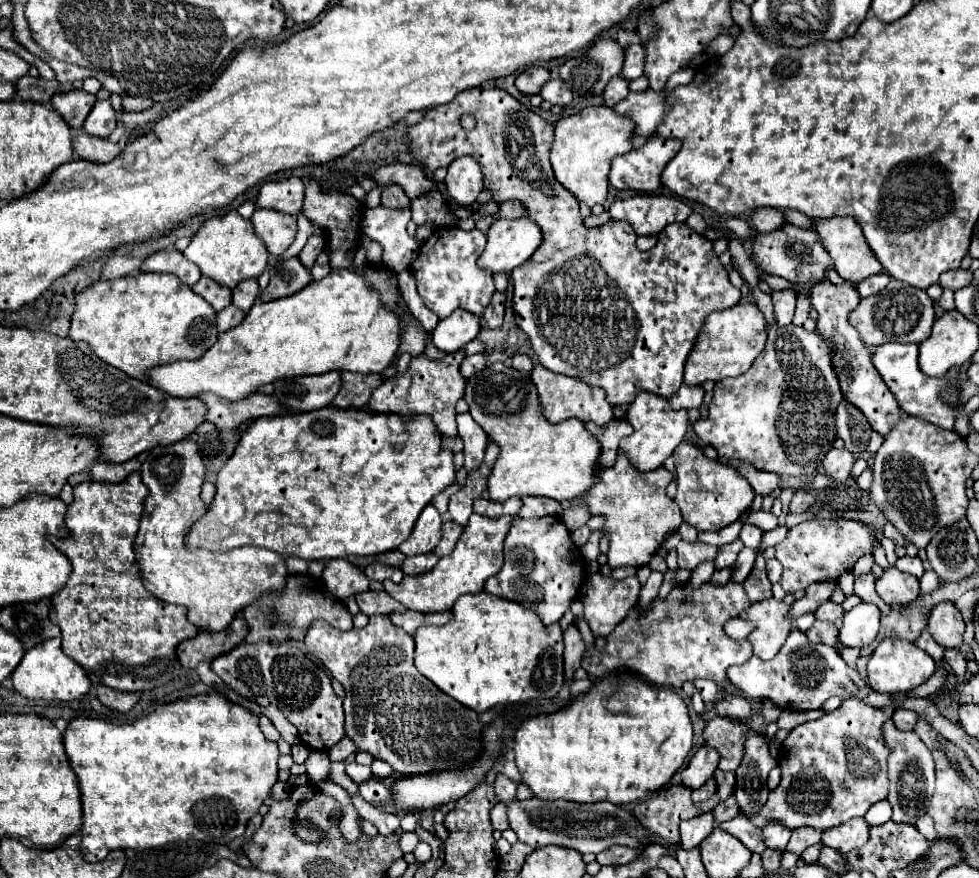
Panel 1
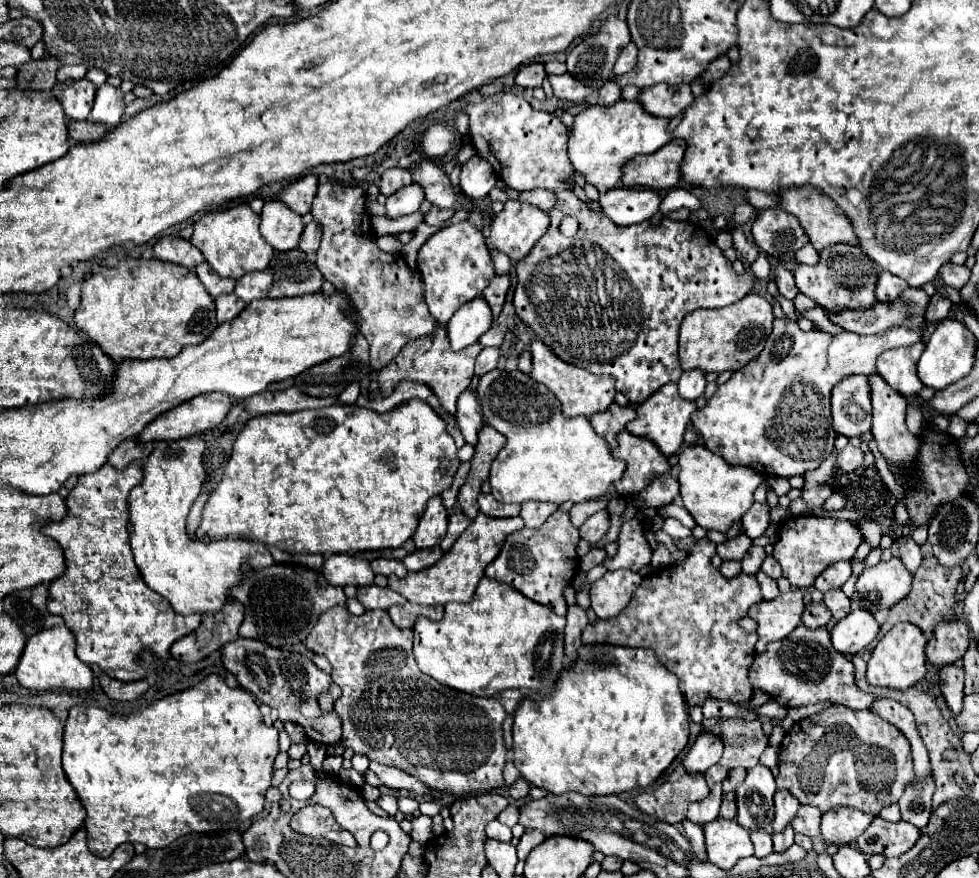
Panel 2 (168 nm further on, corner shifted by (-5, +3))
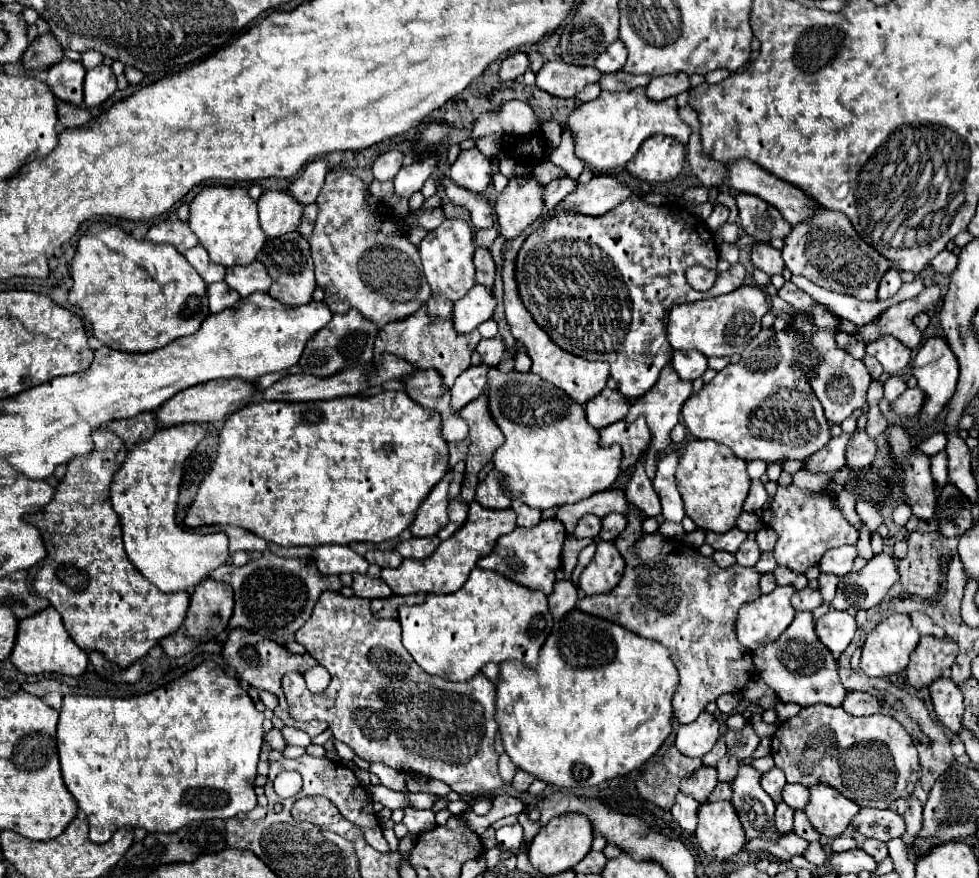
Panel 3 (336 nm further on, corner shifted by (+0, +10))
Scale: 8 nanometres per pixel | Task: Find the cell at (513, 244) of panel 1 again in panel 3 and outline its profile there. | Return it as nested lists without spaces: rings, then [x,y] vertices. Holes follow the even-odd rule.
[[[514,177],[494,203],[496,221],[504,239],[518,237],[544,213],[544,185],[534,177]]]

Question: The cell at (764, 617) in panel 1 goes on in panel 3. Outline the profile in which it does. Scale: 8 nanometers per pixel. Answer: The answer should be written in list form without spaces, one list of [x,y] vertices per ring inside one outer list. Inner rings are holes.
[[[776,587],[772,593],[744,605],[736,615],[736,637],[748,651],[776,641],[792,623],[796,611],[790,597],[794,587]]]

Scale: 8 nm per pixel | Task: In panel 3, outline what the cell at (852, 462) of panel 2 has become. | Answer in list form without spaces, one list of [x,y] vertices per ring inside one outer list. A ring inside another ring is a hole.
[[[864,431],[856,433],[848,443],[848,451],[846,451],[848,465],[852,465],[854,469],[862,469],[862,467],[868,467],[874,461],[874,457],[876,457],[874,439],[870,439],[870,435]]]

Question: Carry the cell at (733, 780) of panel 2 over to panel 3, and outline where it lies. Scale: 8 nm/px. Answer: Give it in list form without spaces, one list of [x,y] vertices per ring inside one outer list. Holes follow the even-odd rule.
[[[726,753],[718,761],[718,765],[716,765],[716,769],[718,769],[718,781],[732,783],[736,779],[736,775],[738,775],[738,767],[740,767],[740,761],[732,753]]]

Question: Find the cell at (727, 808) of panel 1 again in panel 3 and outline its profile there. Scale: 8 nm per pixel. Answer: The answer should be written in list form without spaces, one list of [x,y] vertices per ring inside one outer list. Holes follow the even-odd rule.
[[[718,783],[716,787],[714,787],[714,793],[710,793],[708,795],[708,801],[720,801],[720,799],[732,799],[732,787],[730,787],[730,783]]]

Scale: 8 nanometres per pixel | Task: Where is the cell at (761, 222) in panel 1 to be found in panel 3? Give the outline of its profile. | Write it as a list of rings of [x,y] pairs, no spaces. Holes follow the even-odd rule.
[[[714,205],[714,211],[712,211],[712,215],[706,219],[706,223],[708,223],[708,229],[712,231],[712,233],[716,233],[724,223],[728,221],[728,207],[724,207],[724,205]]]

